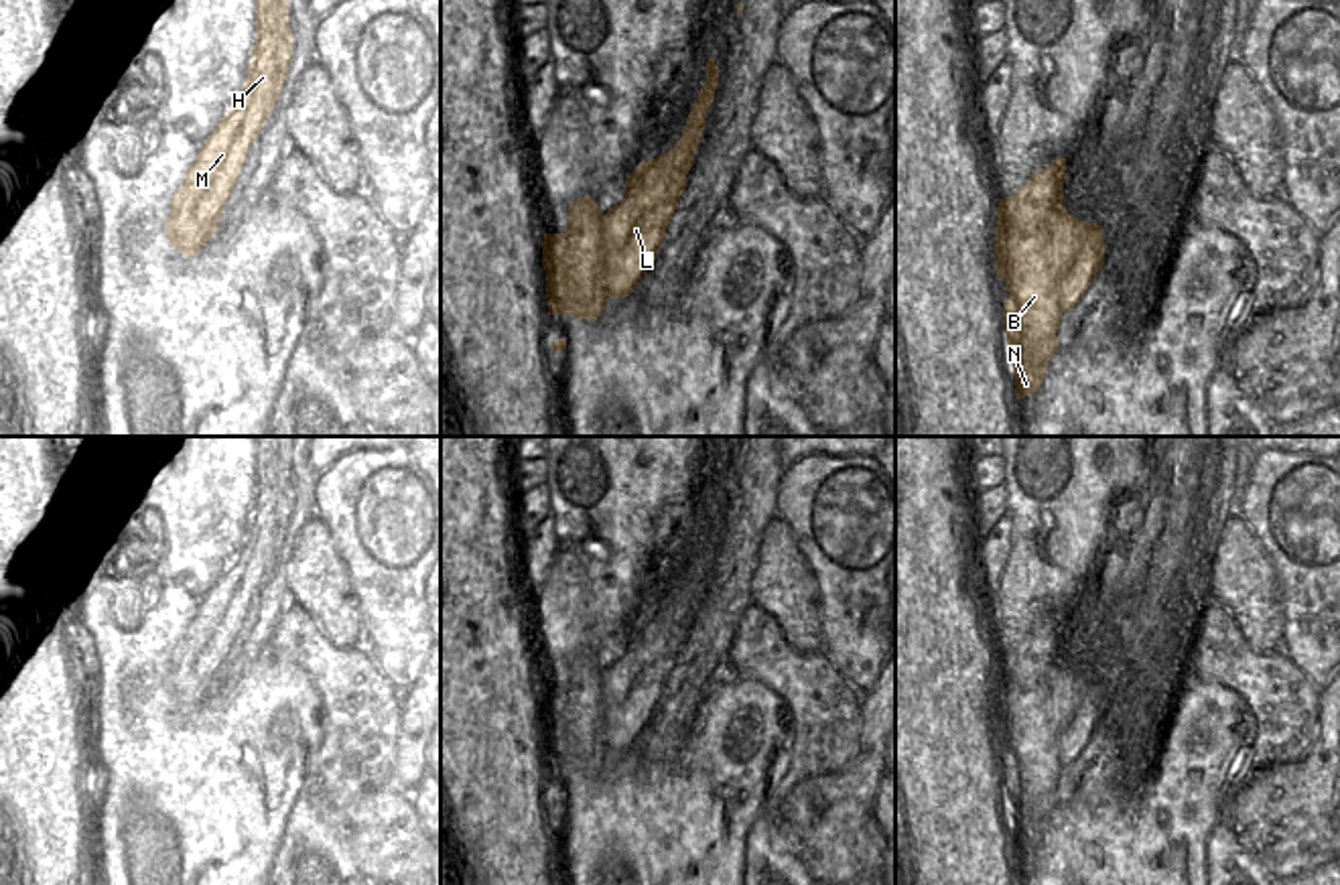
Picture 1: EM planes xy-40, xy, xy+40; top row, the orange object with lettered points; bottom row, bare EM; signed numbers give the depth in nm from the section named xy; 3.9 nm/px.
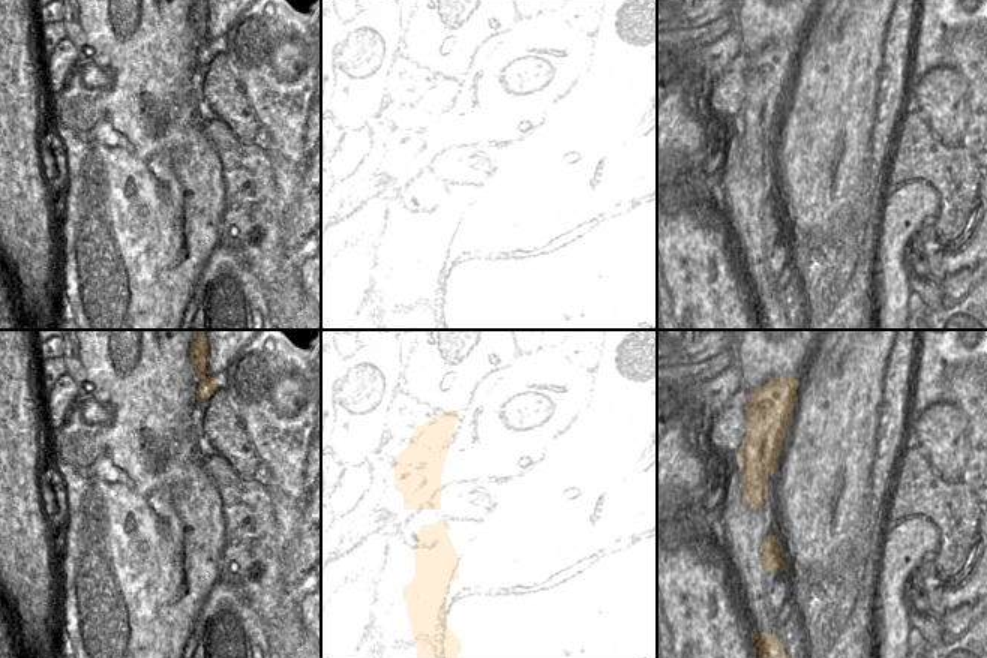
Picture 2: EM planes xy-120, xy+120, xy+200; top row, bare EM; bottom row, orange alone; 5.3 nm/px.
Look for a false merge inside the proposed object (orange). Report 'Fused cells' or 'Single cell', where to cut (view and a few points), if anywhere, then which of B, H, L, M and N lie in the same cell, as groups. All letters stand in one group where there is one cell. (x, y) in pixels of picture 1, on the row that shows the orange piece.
Fused cells. Split along xy+40 (1064, 208), (1052, 228), (1062, 311). Groups: B N / H L M

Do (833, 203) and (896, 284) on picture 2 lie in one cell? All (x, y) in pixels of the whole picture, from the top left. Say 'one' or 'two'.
two

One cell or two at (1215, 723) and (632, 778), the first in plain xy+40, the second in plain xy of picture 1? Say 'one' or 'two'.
one

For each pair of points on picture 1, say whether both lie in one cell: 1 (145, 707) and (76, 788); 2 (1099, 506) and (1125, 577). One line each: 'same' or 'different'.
1: different
2: different

